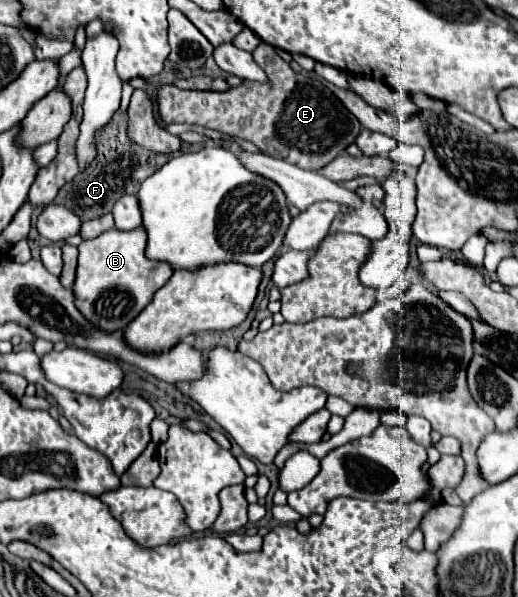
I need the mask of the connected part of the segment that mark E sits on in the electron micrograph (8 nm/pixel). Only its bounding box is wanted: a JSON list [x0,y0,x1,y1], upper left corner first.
[157,42,361,170]

